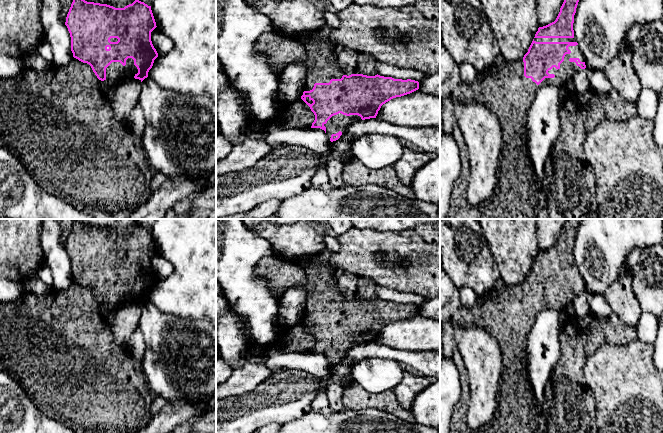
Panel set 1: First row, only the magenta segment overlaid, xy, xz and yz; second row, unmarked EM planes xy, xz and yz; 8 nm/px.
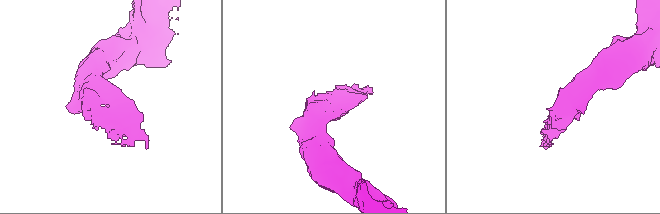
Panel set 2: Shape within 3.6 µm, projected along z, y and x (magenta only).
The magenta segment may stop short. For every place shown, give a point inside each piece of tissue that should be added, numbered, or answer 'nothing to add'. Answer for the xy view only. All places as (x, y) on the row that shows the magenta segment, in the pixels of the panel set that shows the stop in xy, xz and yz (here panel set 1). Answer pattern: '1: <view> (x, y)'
1: xy (116, 73)

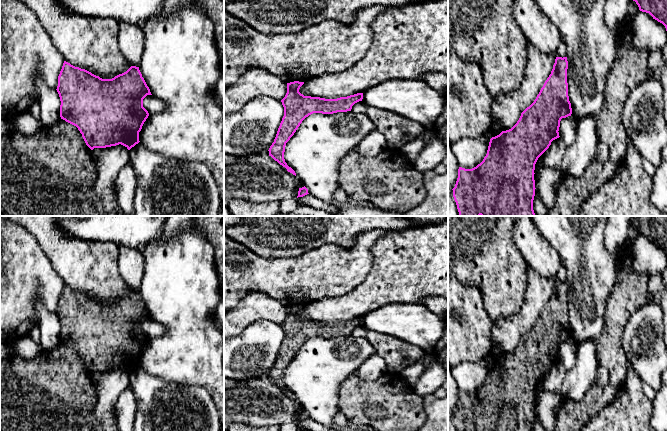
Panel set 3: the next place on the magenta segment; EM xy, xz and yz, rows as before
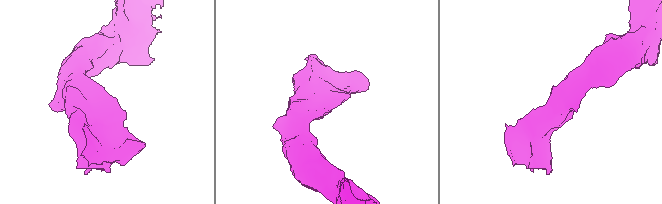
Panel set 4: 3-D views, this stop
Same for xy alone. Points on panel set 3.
nothing to add

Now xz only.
nothing to add

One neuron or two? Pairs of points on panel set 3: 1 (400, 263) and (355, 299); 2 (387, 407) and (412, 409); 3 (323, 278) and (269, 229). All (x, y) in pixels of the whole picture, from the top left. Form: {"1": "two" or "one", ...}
{"1": "one", "2": "one", "3": "two"}

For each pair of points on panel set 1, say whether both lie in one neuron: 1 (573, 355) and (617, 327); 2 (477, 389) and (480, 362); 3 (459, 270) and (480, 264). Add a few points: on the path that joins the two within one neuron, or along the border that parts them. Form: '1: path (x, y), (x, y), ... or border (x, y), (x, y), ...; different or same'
1: path (584, 344), (596, 332), (606, 331); same
2: path (480, 382), (480, 369); same
3: path (464, 268), (475, 265); same

